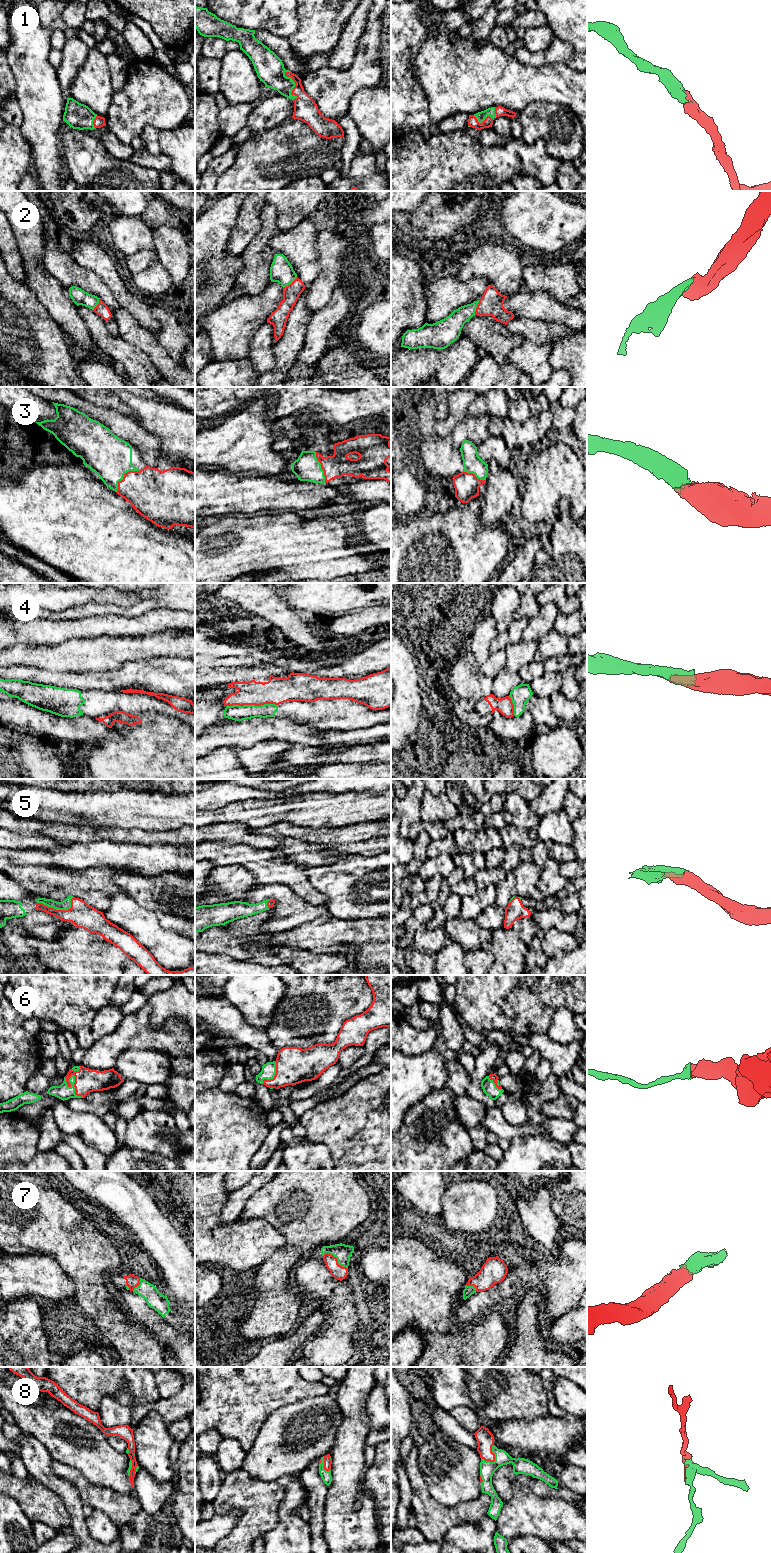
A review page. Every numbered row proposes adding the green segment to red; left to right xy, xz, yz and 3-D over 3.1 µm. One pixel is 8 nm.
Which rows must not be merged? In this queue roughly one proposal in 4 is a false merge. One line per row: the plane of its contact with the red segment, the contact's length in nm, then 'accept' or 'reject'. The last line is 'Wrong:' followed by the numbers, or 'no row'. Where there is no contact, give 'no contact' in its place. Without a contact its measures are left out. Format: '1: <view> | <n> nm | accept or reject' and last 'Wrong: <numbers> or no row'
1: xz | 240 nm | accept
2: yz | 130 nm | accept
3: xy | 280 nm | accept
4: xz | 420 nm | reject
5: xy | 300 nm | accept
6: xy | 220 nm | accept
7: xz | 240 nm | accept
8: yz | 160 nm | accept
Wrong: 4

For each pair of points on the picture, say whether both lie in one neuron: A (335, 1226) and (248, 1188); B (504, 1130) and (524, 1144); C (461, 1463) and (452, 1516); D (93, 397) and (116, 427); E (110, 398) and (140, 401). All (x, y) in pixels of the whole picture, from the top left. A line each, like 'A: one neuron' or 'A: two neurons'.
A: two neurons
B: two neurons
C: two neurons
D: two neurons
E: two neurons

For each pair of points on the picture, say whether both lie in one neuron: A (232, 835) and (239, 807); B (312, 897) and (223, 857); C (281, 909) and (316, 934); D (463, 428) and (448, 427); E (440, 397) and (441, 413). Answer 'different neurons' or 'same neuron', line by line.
A: different neurons
B: same neuron
C: different neurons
D: different neurons
E: same neuron

